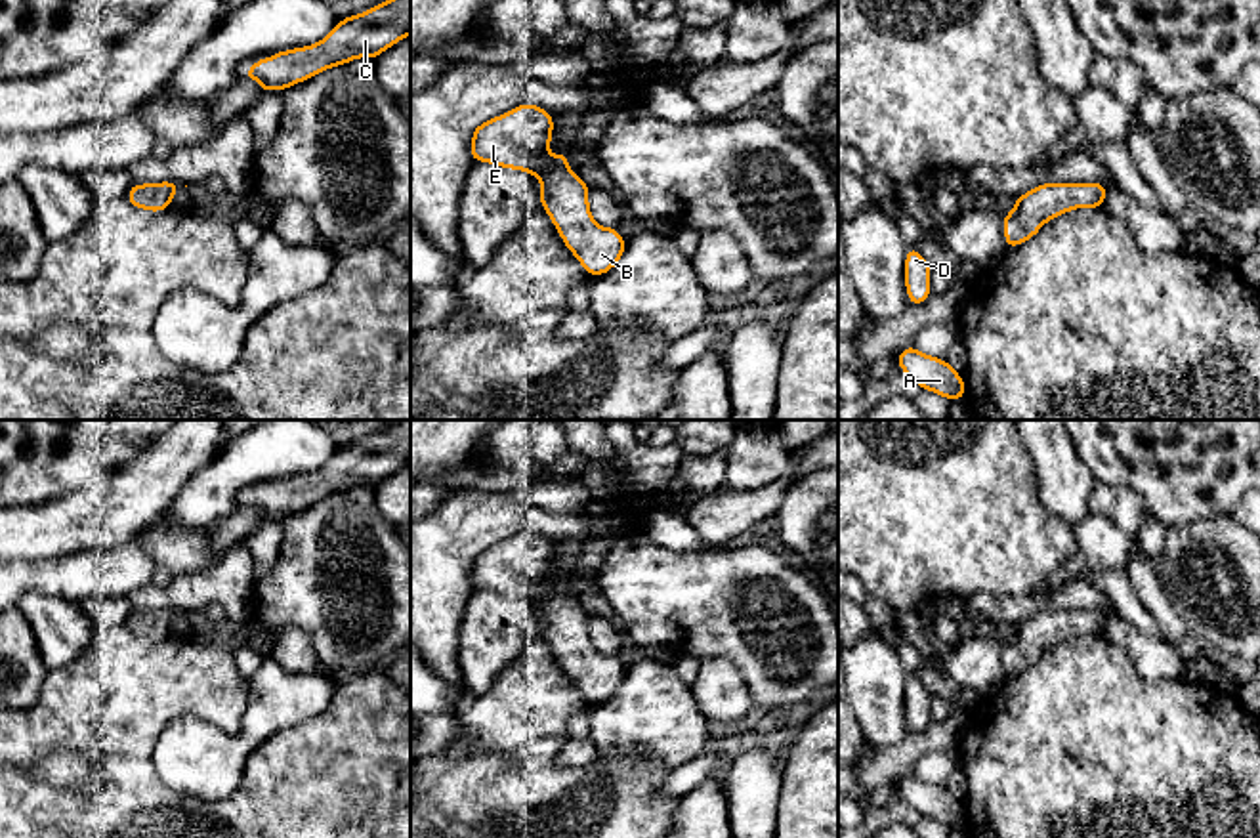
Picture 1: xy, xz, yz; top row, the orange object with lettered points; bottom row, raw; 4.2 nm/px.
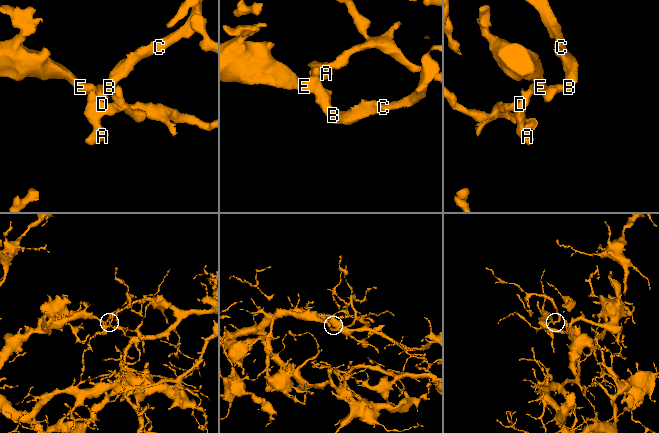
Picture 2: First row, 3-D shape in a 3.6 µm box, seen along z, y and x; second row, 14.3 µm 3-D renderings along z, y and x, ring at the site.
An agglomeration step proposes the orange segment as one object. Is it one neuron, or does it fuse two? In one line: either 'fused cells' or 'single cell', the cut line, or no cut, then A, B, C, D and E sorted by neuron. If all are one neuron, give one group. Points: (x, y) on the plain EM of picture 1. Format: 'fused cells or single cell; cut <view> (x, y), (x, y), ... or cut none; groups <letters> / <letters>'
single cell; cut none; groups A B C D E

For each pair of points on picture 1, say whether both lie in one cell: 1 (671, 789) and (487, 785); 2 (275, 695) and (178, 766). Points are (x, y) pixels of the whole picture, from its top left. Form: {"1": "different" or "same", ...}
{"1": "different", "2": "same"}

